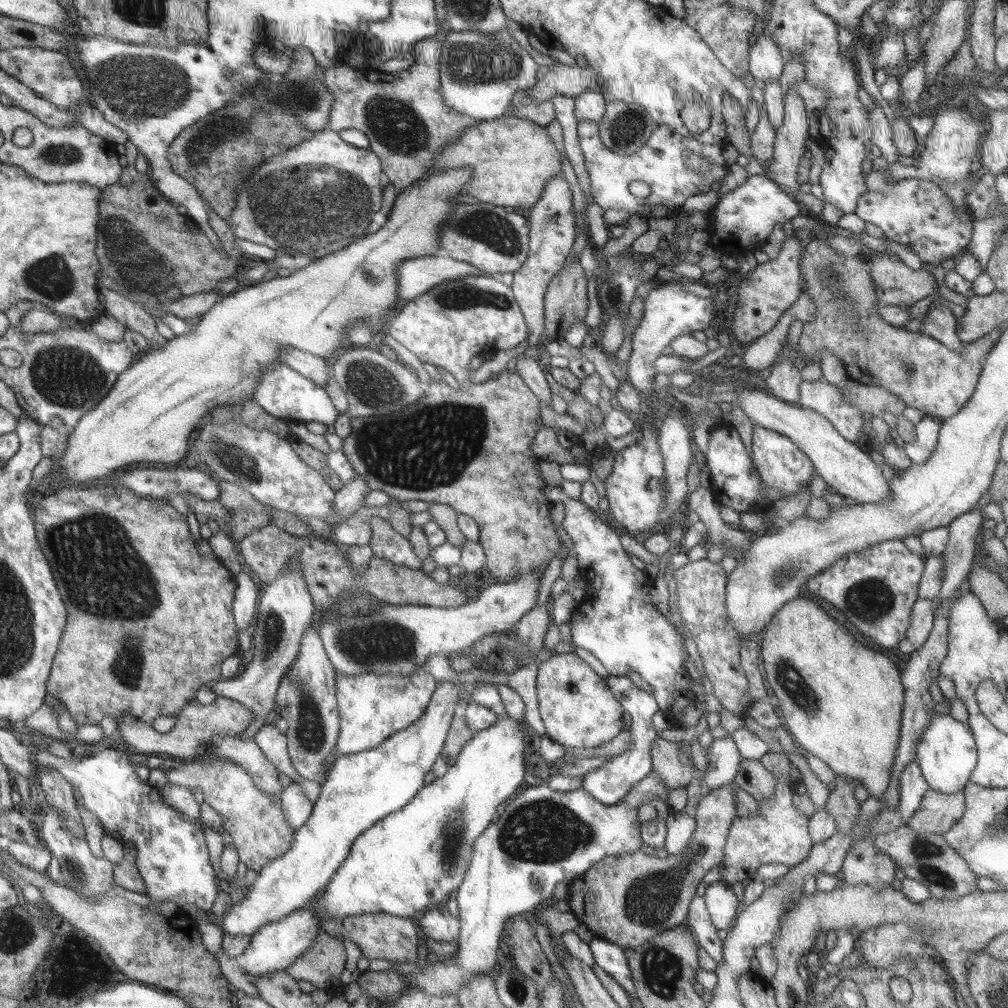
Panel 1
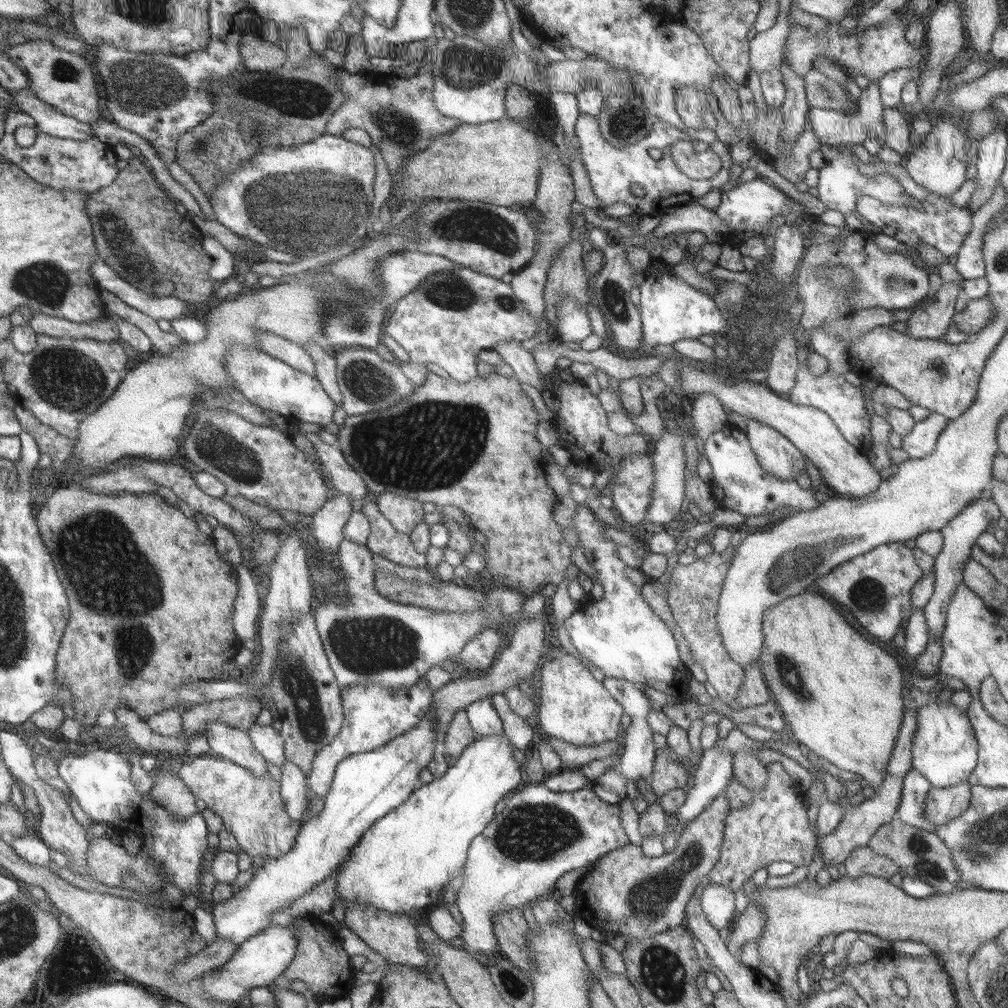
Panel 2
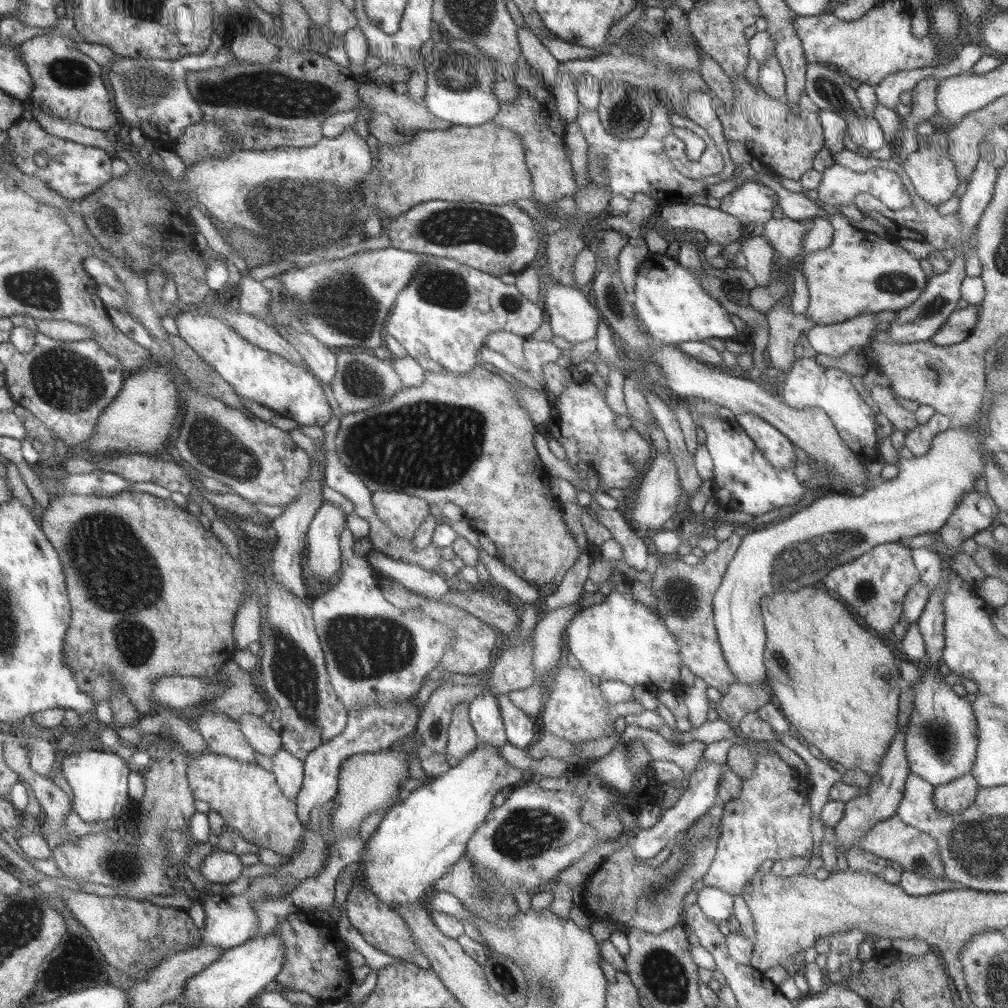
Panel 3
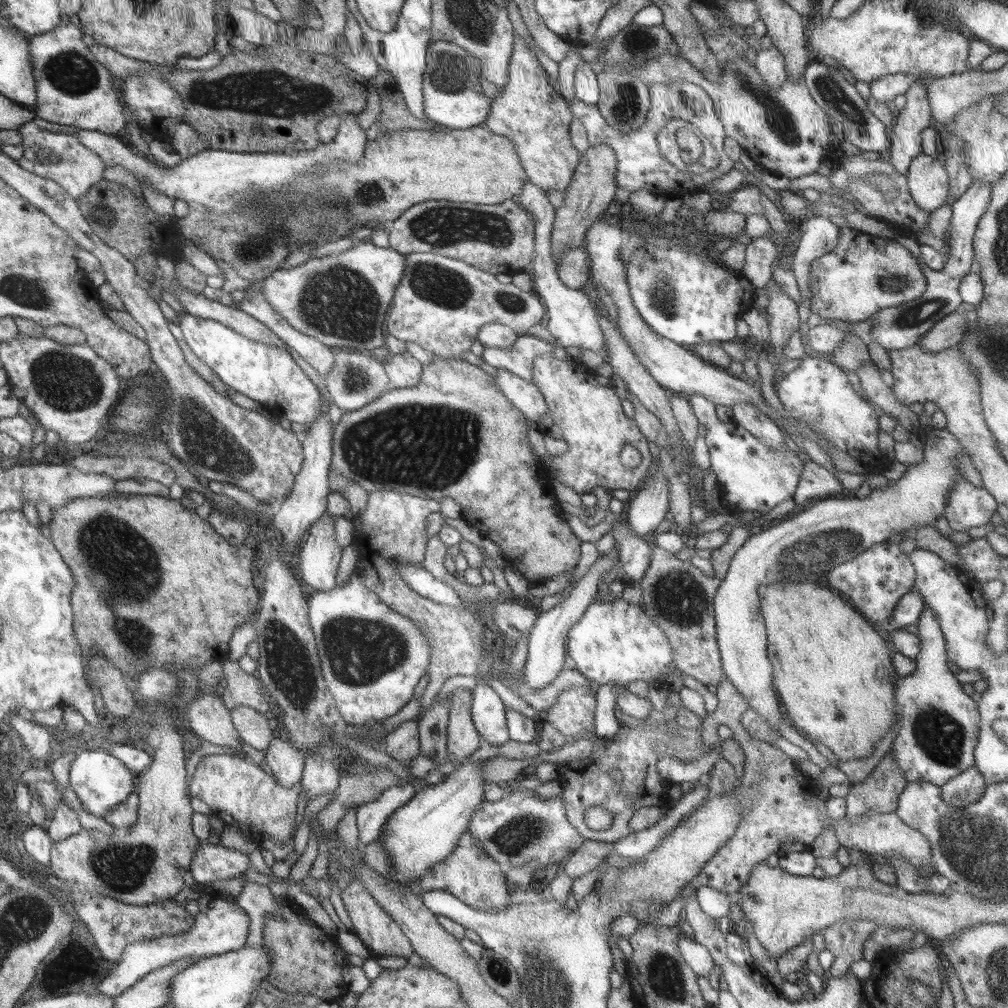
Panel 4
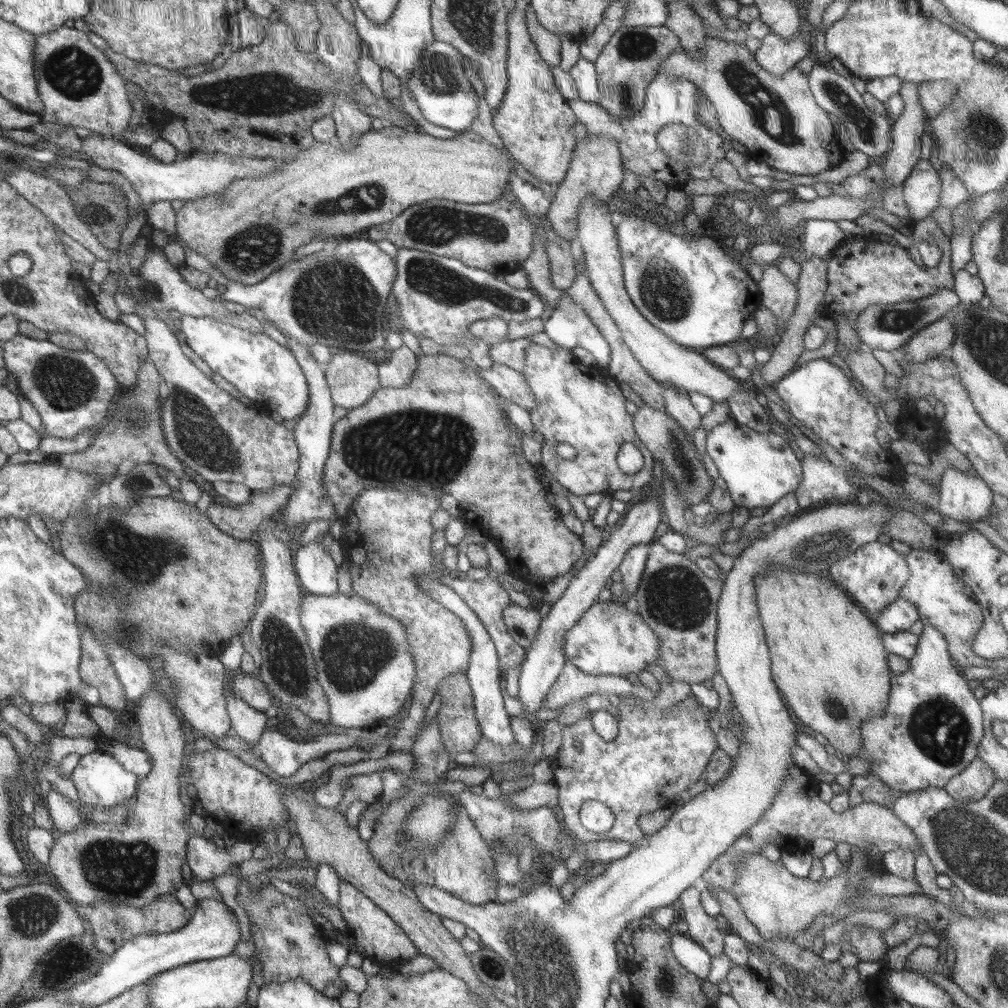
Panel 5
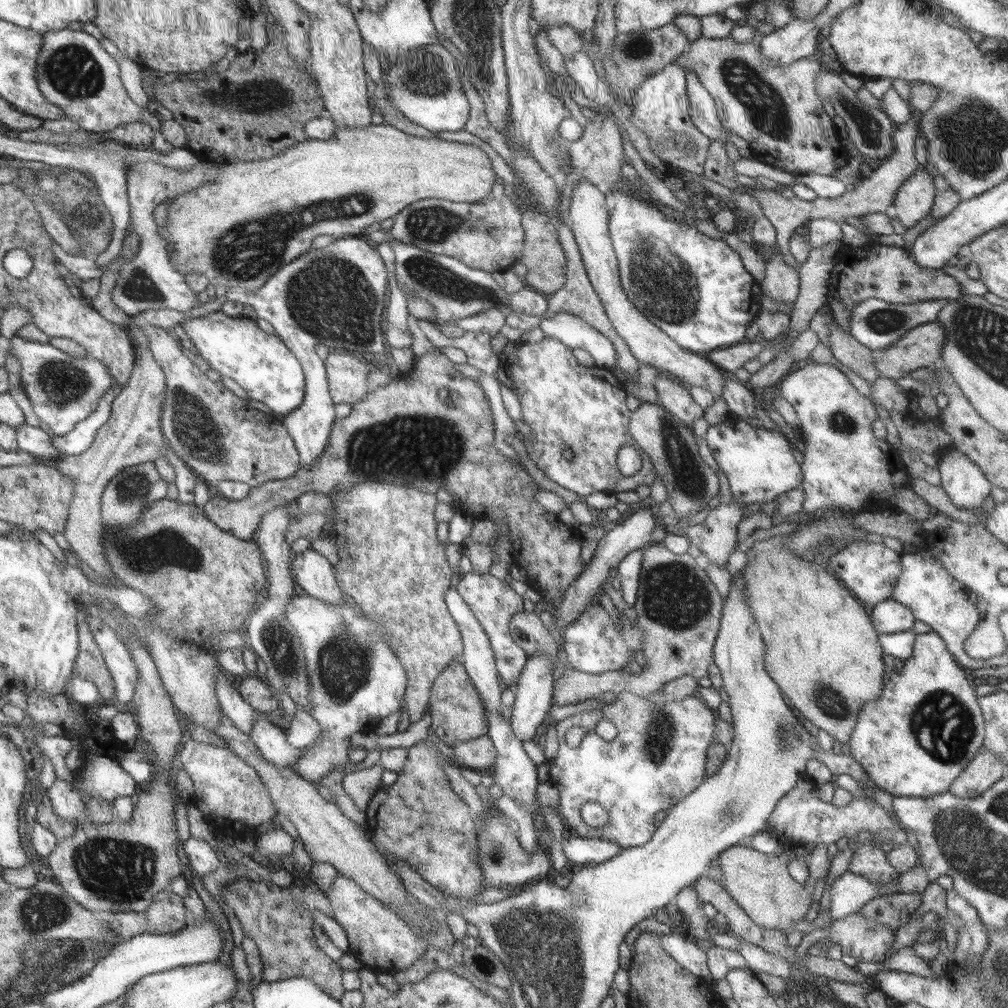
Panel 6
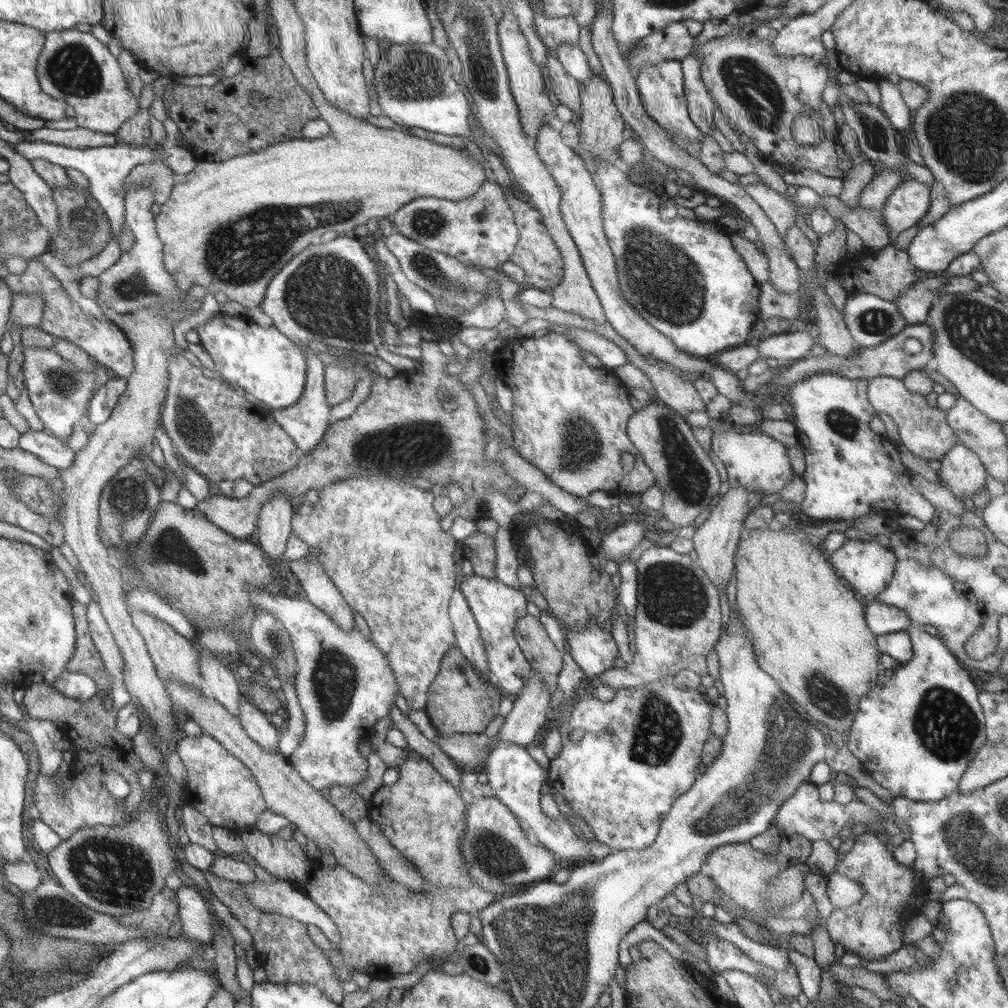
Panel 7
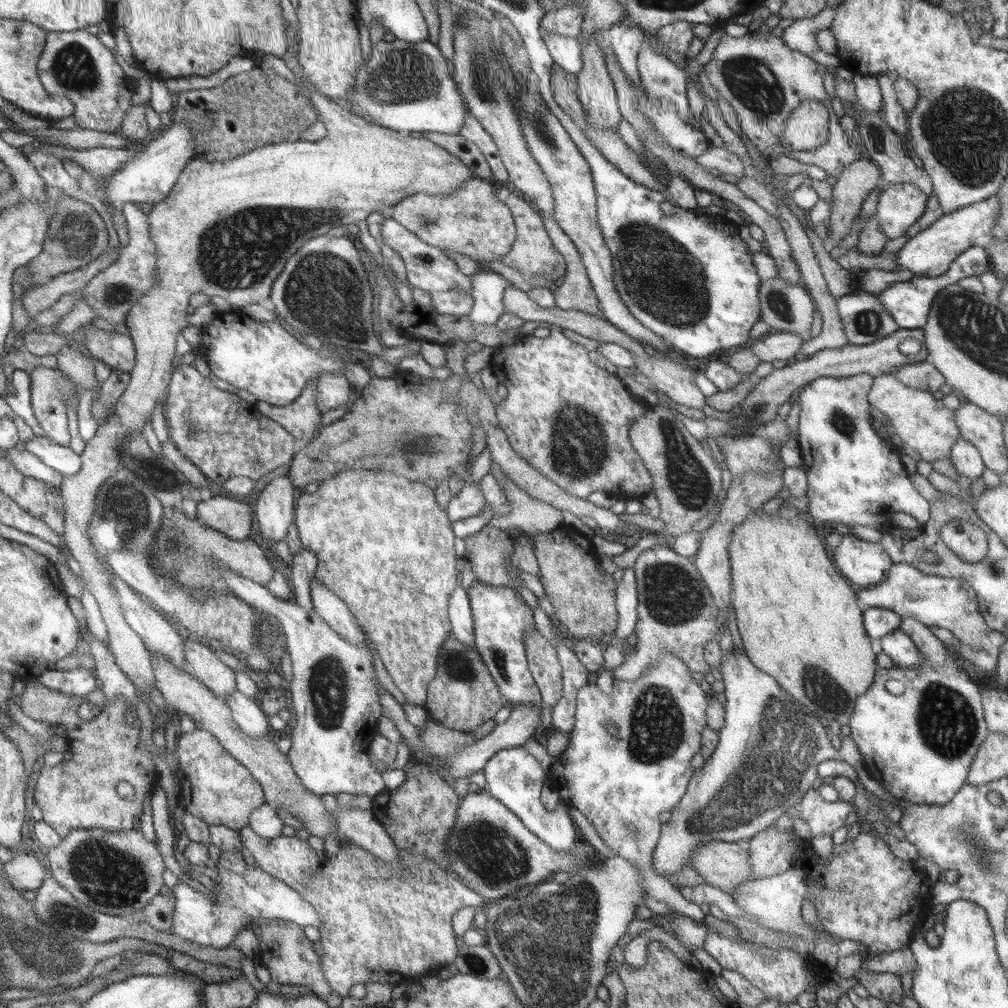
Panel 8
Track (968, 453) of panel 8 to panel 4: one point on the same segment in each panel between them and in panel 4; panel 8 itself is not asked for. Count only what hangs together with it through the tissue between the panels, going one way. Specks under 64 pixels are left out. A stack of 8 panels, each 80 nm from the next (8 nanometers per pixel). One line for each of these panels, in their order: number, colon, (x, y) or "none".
4: (968, 507)
5: (963, 498)
6: (966, 485)
7: (964, 474)

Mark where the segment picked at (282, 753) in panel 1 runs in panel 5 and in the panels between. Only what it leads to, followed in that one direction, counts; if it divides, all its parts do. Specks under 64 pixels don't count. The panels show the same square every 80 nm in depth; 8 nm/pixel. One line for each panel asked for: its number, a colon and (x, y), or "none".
2: (268, 741)
3: (262, 738)
4: (253, 727)
5: (249, 723)

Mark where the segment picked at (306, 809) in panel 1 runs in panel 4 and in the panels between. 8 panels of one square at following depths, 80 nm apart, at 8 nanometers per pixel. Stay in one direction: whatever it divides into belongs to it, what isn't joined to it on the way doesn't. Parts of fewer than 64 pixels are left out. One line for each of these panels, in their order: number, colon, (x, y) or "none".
2: (293, 785)
3: (289, 773)
4: (286, 762)

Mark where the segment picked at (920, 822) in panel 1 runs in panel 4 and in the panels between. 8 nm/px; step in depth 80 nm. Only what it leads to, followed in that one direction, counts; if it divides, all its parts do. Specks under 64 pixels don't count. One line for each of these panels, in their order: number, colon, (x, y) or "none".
2: (942, 805)
3: (959, 794)
4: (966, 788)

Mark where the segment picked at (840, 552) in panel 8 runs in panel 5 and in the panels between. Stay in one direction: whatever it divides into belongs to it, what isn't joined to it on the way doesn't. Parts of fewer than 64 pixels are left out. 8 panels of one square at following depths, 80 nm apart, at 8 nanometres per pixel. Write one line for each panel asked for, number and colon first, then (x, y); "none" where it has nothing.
5: (873, 575)
6: (870, 571)
7: (867, 567)

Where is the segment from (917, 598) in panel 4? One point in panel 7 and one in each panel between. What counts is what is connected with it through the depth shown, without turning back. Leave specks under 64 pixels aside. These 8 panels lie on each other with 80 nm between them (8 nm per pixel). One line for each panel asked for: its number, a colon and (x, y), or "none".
5: (900, 615)
6: (889, 616)
7: (882, 618)

